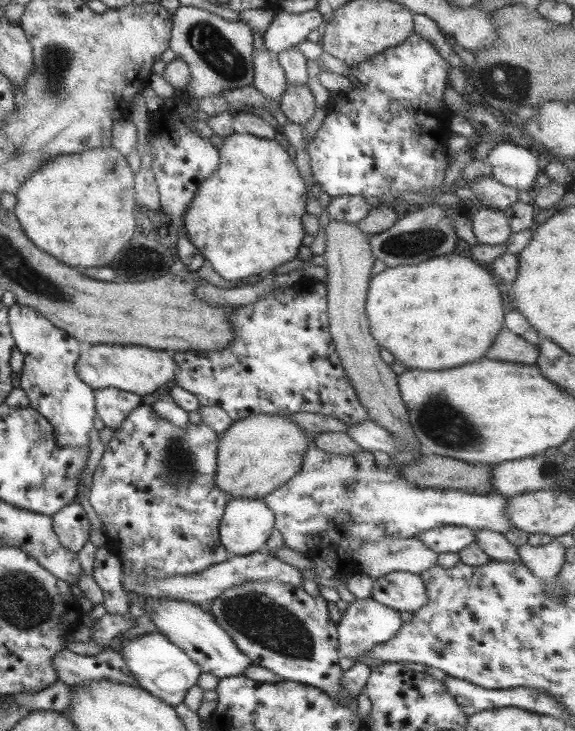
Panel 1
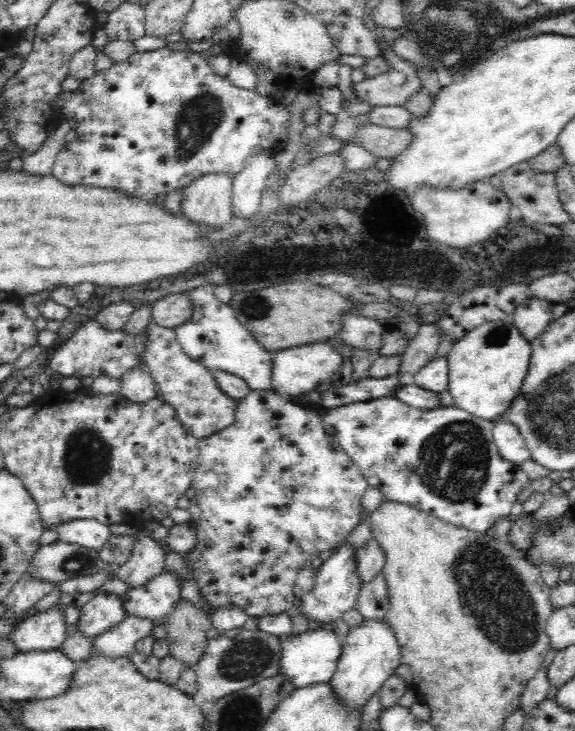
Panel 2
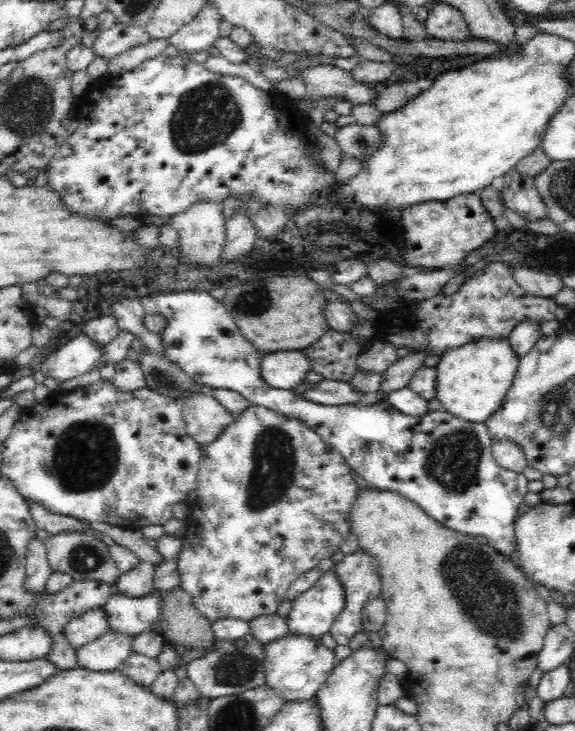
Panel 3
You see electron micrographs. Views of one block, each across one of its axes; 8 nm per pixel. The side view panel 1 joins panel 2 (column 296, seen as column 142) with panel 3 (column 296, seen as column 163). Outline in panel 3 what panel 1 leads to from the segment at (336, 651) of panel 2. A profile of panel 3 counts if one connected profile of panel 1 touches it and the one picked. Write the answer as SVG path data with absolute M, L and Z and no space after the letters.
M286 635L262 646L264 654L263 675L268 688L277 692L285 703L306 702L315 698L318 689L334 670L334 654L320 640L304 636Z

